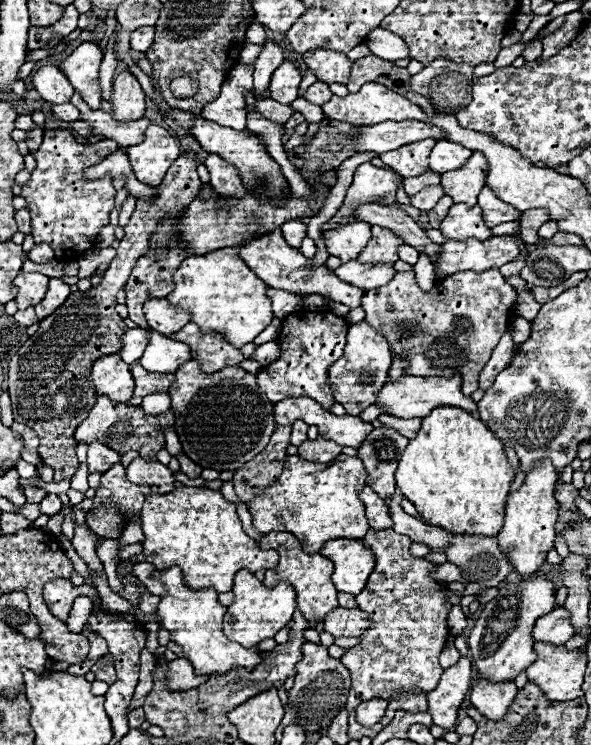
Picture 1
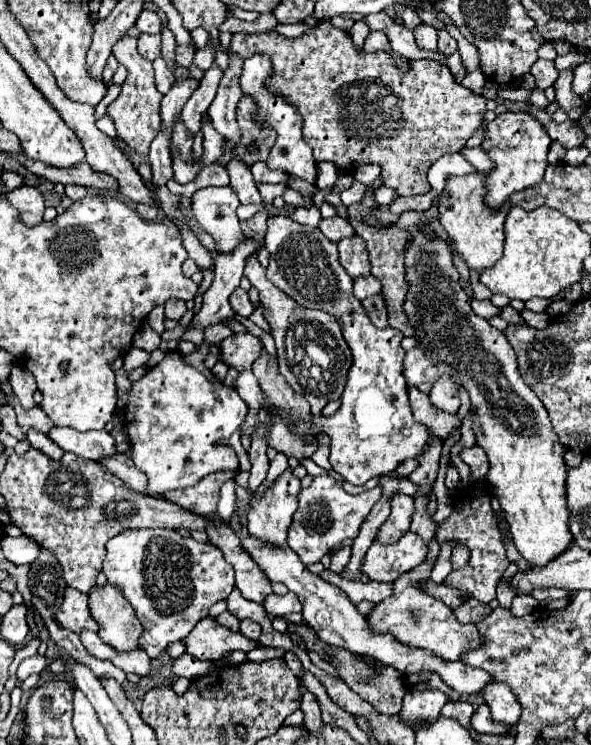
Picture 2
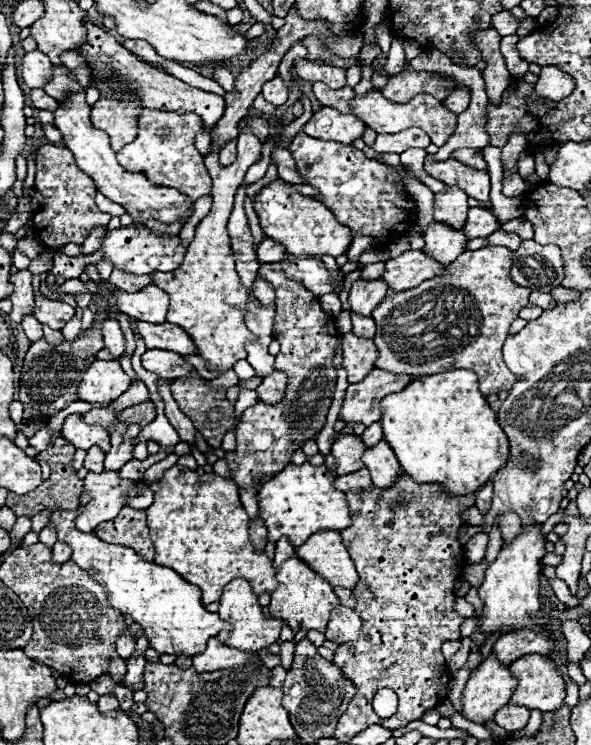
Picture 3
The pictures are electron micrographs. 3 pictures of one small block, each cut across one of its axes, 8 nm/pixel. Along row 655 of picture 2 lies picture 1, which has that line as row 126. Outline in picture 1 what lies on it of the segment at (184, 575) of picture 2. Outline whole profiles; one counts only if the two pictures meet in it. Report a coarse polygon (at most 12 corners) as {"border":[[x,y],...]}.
{"border":[[150,124],[126,154],[140,182],[160,186],[180,144]]}

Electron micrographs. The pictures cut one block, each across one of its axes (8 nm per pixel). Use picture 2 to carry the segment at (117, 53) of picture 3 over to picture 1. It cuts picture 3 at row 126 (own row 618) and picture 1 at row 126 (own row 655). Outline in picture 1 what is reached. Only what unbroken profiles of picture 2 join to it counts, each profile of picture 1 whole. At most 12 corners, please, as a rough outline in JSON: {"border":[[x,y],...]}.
{"border":[[192,114],[190,132],[208,154],[240,172],[260,202],[290,196],[280,166],[250,130]]}

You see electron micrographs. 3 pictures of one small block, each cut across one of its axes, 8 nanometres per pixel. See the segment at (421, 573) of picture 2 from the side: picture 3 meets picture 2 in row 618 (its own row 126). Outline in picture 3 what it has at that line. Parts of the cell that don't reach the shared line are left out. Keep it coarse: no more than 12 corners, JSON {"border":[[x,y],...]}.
{"border":[[380,90],[350,100],[350,110],[378,134],[422,128],[444,146],[458,114],[430,94],[410,102]]}

